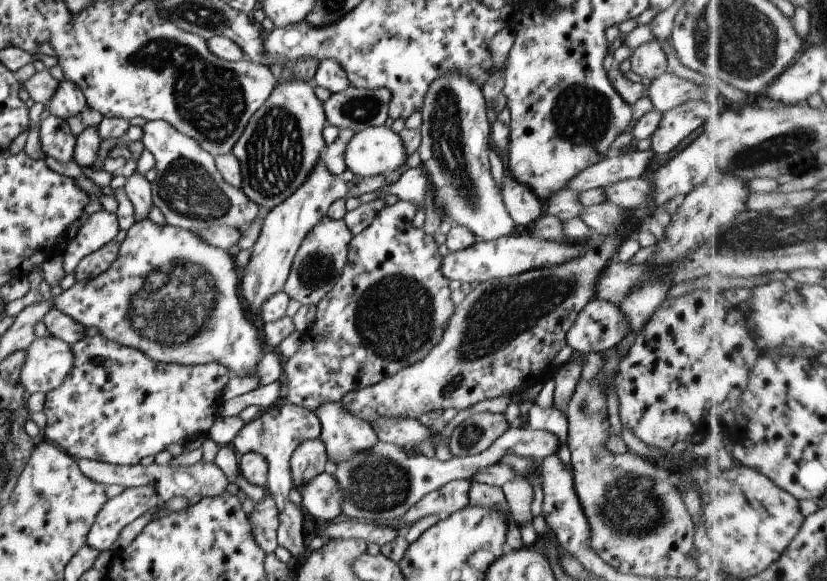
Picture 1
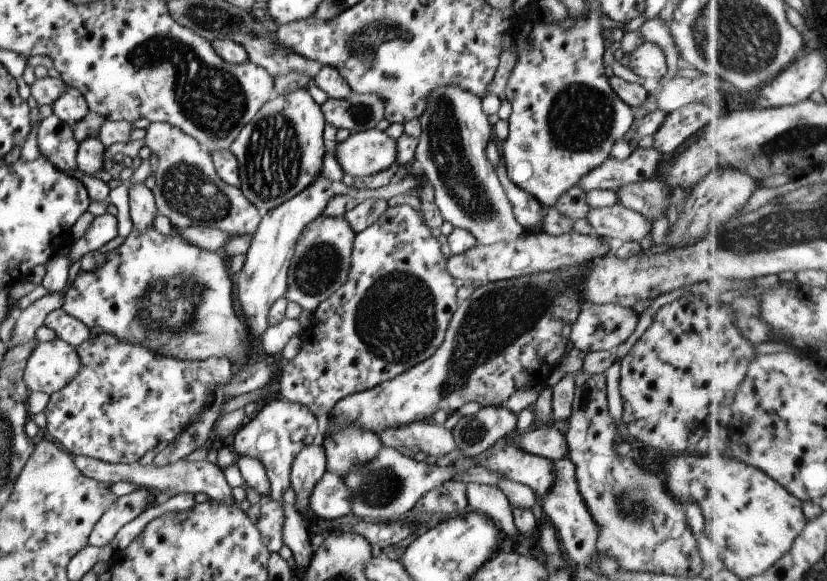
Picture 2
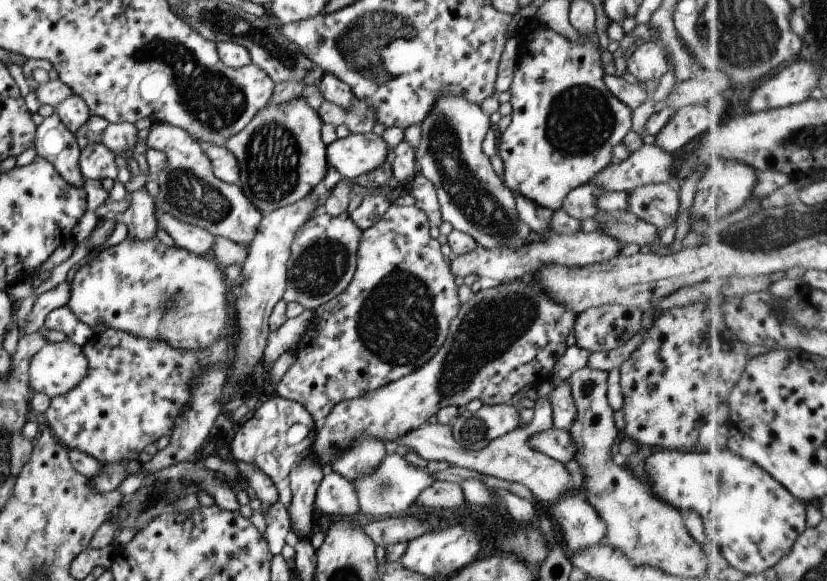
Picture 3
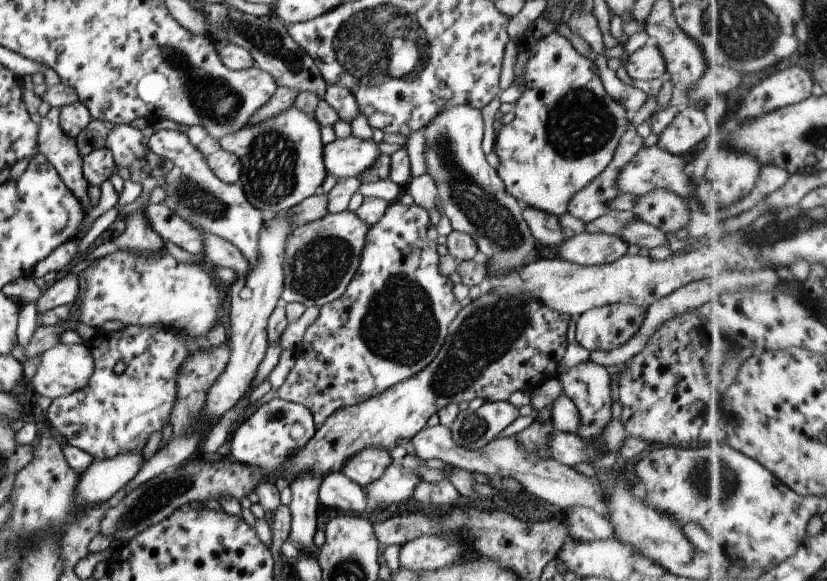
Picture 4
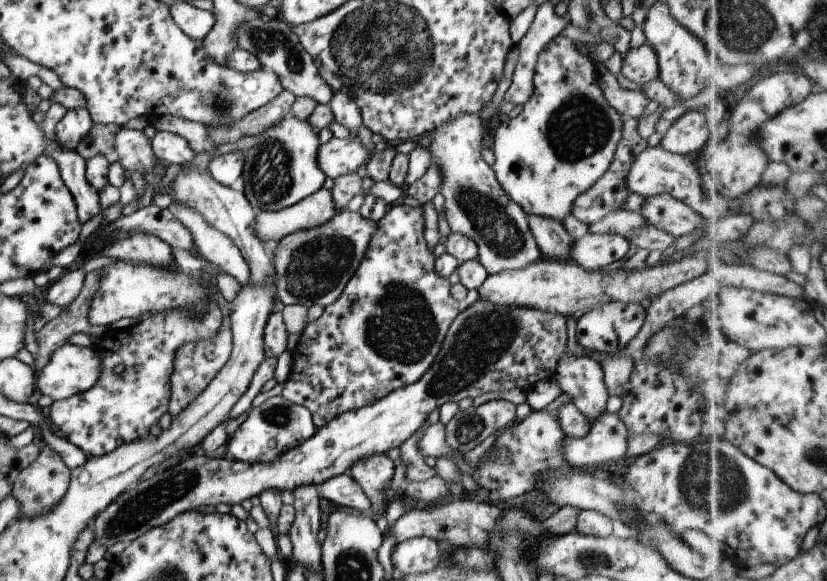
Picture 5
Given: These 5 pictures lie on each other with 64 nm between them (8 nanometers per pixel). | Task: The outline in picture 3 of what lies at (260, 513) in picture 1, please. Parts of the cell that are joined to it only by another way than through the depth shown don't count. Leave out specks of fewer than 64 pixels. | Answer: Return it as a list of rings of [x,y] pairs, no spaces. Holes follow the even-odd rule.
[[[278,501],[272,506],[264,507],[263,514],[266,520],[264,539],[268,542],[270,552],[273,555],[280,554],[282,547],[286,542],[290,542],[292,537],[289,510]]]

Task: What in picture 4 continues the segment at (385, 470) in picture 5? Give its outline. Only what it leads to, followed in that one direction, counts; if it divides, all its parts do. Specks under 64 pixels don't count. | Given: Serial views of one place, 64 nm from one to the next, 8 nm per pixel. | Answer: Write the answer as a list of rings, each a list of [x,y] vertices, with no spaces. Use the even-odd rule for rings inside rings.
[[[364,448],[356,456],[348,458],[340,472],[357,482],[362,488],[376,482],[384,470],[392,464],[389,450],[384,448]]]

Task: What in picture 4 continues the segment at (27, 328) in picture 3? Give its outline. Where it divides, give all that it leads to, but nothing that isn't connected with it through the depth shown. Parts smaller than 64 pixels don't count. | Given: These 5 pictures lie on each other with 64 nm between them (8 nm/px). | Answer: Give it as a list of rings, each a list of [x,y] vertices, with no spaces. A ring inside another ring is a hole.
[[[68,273],[64,278],[51,282],[37,300],[37,316],[43,318],[49,309],[67,304],[73,305],[78,296],[80,284],[78,284],[78,274]]]

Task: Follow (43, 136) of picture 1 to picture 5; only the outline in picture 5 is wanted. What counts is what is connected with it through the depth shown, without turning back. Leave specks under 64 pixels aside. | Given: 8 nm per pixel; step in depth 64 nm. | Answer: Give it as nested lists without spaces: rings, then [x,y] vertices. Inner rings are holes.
[[[52,102],[44,120],[39,125],[41,132],[44,132],[44,140],[46,140],[44,153],[52,156],[52,160],[56,162],[64,184],[74,197],[78,220],[84,224],[102,212],[102,209],[97,190],[90,186],[86,178],[86,161],[77,151],[68,150],[68,148],[62,150],[54,142],[54,138],[56,138],[54,126],[66,116],[66,112],[68,110],[65,106],[58,104],[58,102]]]

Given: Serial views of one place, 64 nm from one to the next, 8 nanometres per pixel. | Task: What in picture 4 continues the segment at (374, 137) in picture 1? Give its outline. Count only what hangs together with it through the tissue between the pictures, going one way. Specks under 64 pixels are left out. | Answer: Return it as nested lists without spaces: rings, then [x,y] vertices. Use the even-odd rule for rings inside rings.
[[[350,135],[345,139],[335,139],[324,146],[324,168],[332,176],[359,177],[362,172],[372,166],[380,156],[380,146],[370,140],[360,140],[357,136]]]

